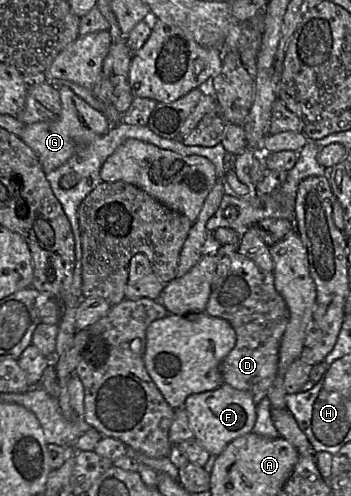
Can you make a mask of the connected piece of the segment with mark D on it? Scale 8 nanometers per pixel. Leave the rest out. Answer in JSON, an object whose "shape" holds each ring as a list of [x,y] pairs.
{"shape":[[[236,251],[229,256],[229,266],[227,272],[222,274],[222,281],[212,288],[204,313],[228,321],[236,333],[235,346],[220,365],[224,384],[250,393],[258,404],[266,398],[278,376],[279,348],[289,321],[289,311],[275,288],[273,273],[260,269],[251,259]]]}

